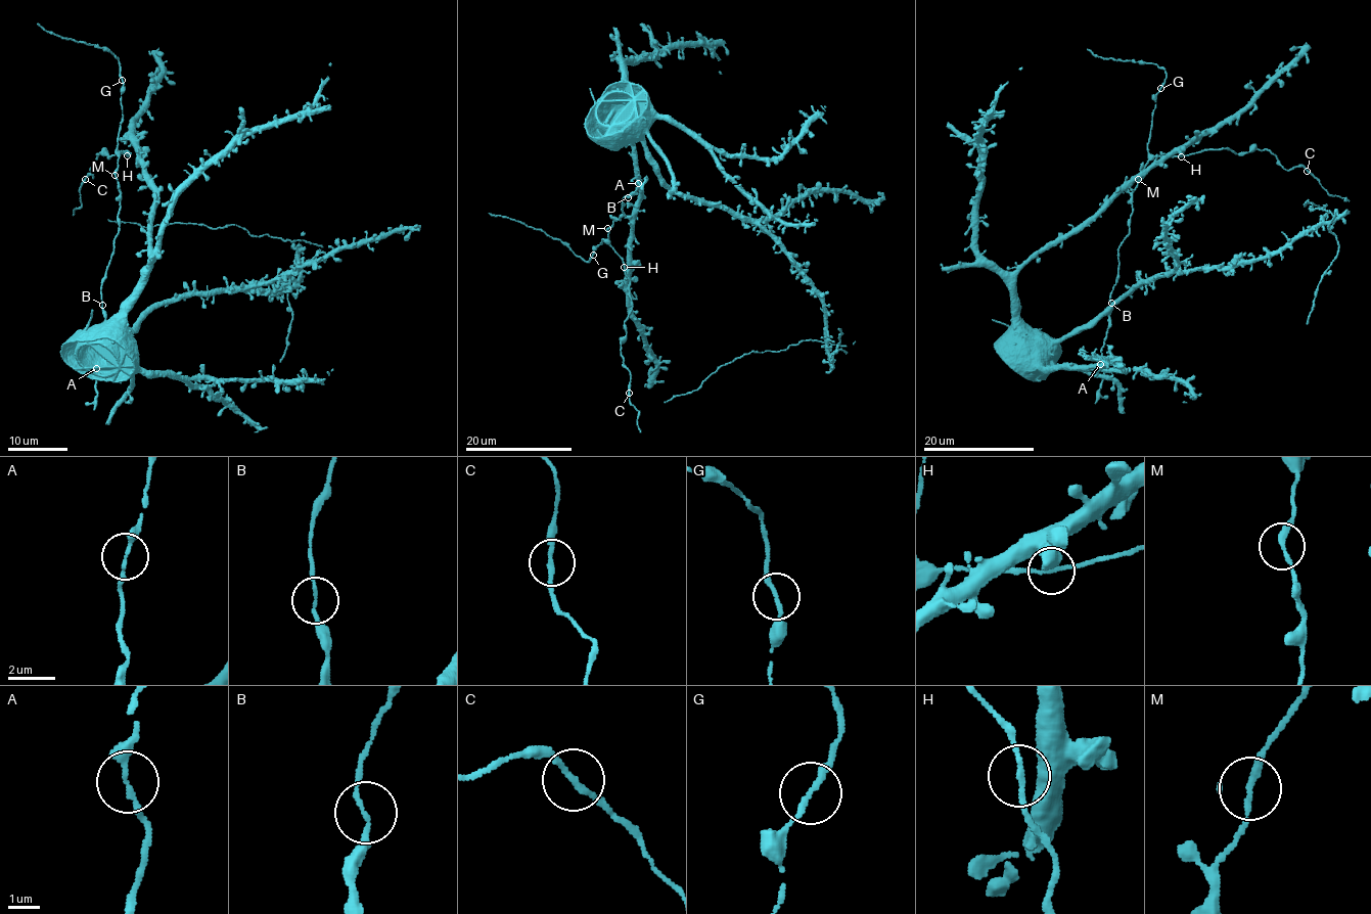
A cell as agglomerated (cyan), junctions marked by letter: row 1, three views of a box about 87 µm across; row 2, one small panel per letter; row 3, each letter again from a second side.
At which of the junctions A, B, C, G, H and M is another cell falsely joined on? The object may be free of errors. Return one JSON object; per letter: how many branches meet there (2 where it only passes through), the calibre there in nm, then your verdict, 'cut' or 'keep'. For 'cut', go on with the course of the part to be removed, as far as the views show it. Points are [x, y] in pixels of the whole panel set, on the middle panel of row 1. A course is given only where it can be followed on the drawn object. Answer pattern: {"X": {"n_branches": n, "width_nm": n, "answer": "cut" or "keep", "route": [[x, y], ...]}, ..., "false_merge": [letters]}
{"A": {"n_branches": 2, "width_nm": 170, "answer": "keep"}, "B": {"n_branches": 2, "width_nm": 130, "answer": "keep"}, "C": {"n_branches": 2, "width_nm": 190, "answer": "keep"}, "G": {"n_branches": 2, "width_nm": 190, "answer": "keep"}, "H": {"n_branches": 2, "width_nm": 170, "answer": "keep"}, "M": {"n_branches": 2, "width_nm": 220, "answer": "keep"}, "false_merge": []}

